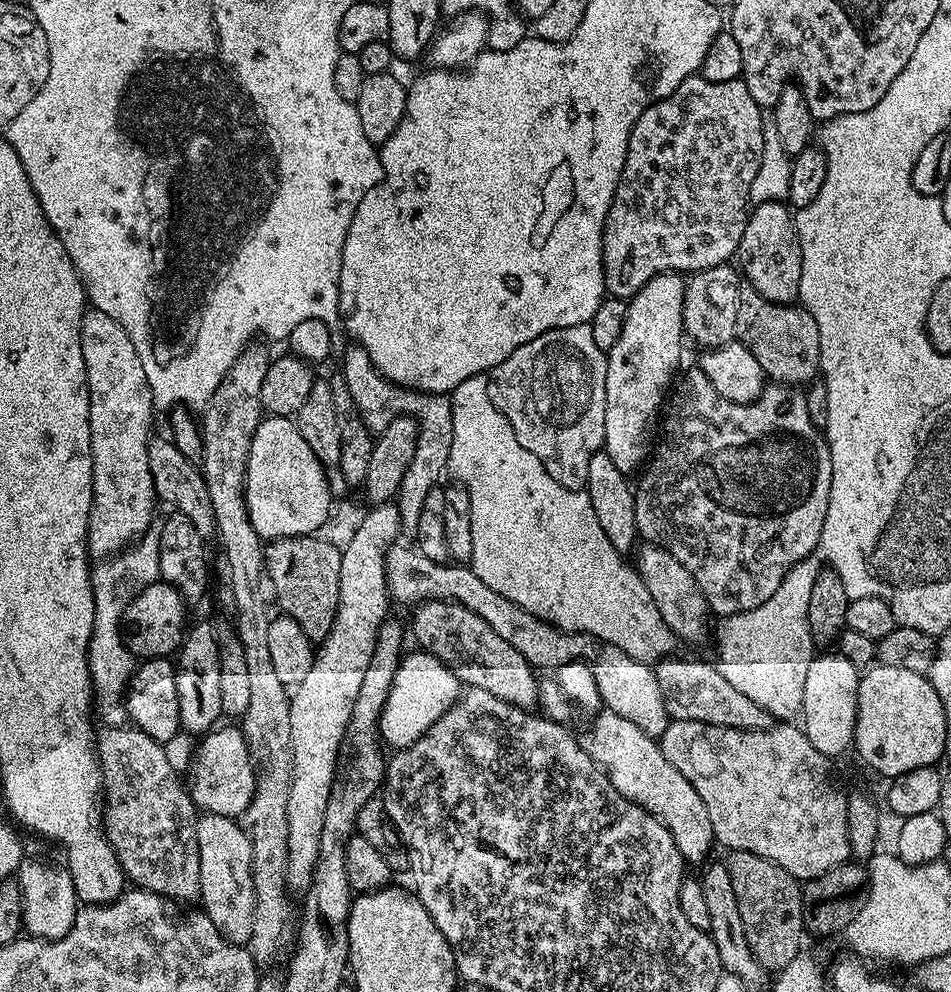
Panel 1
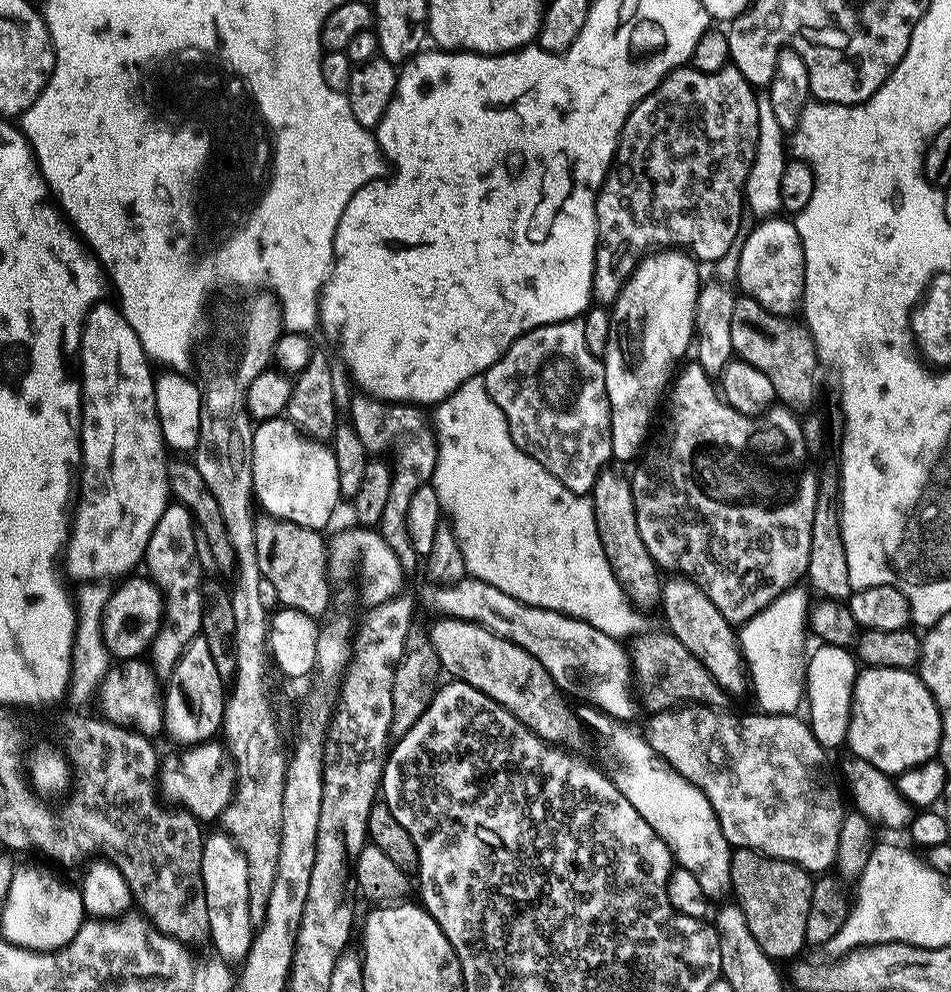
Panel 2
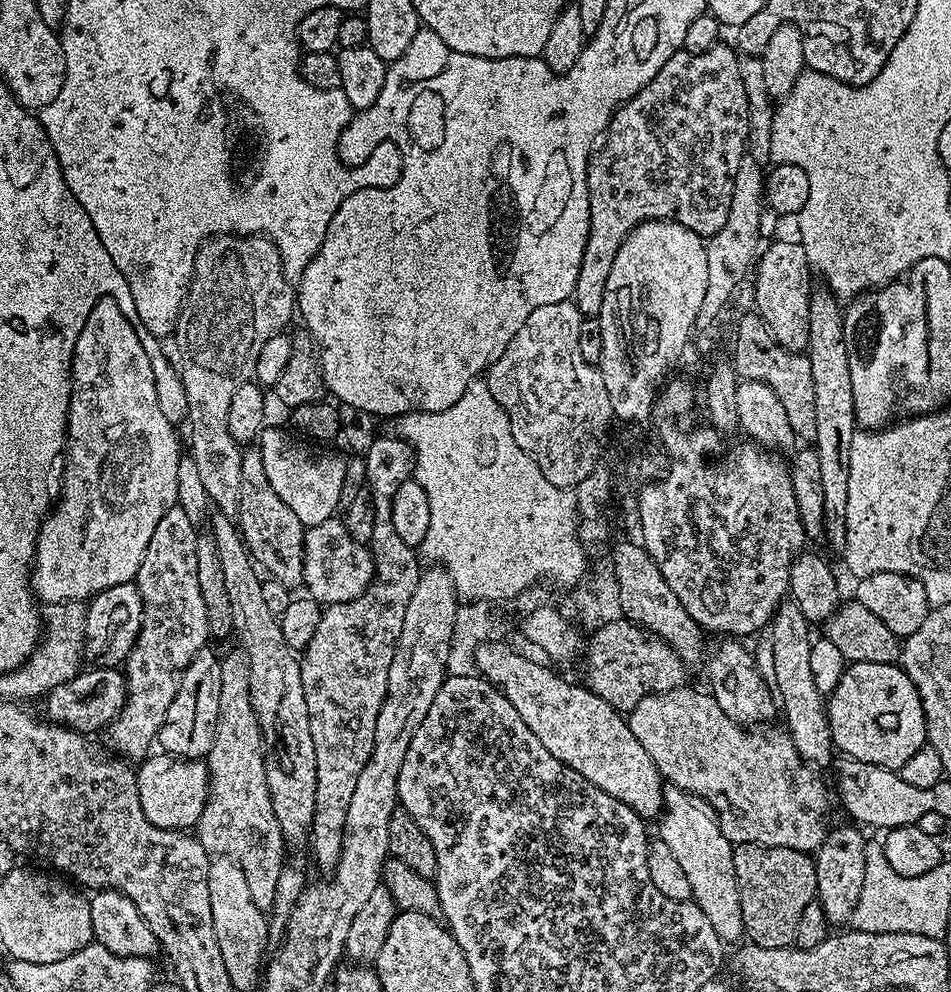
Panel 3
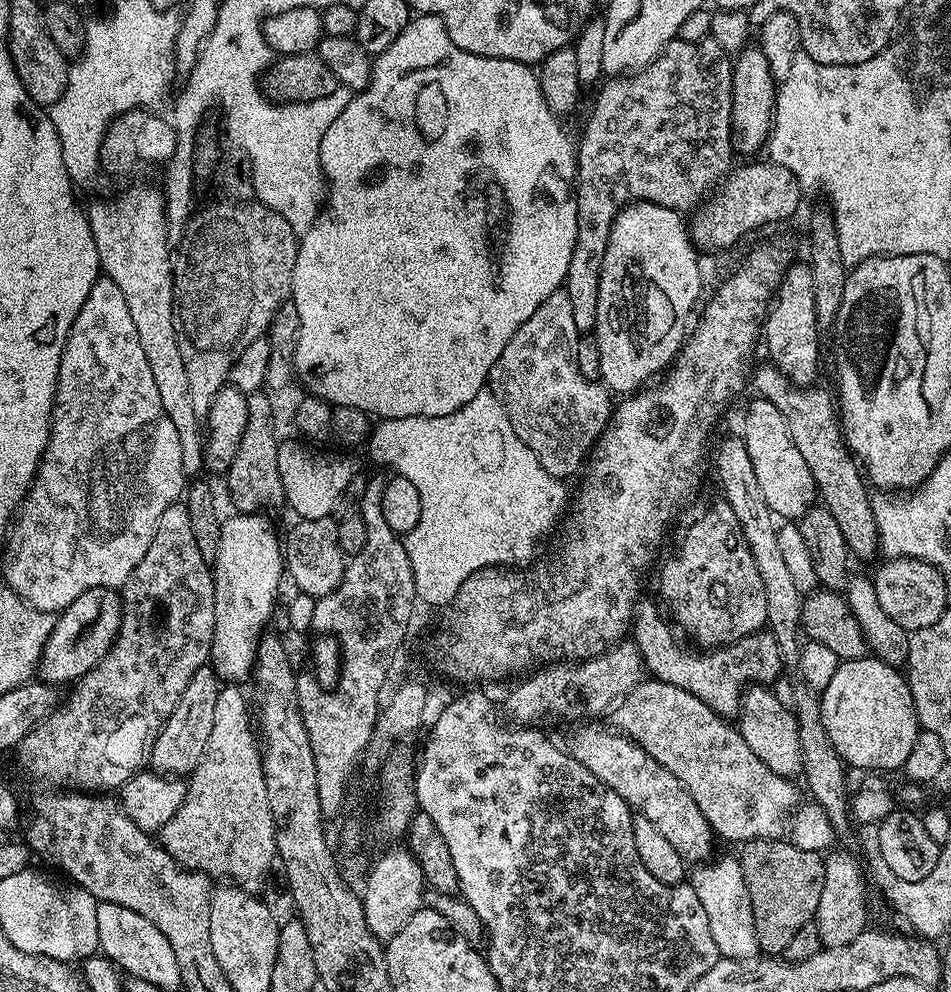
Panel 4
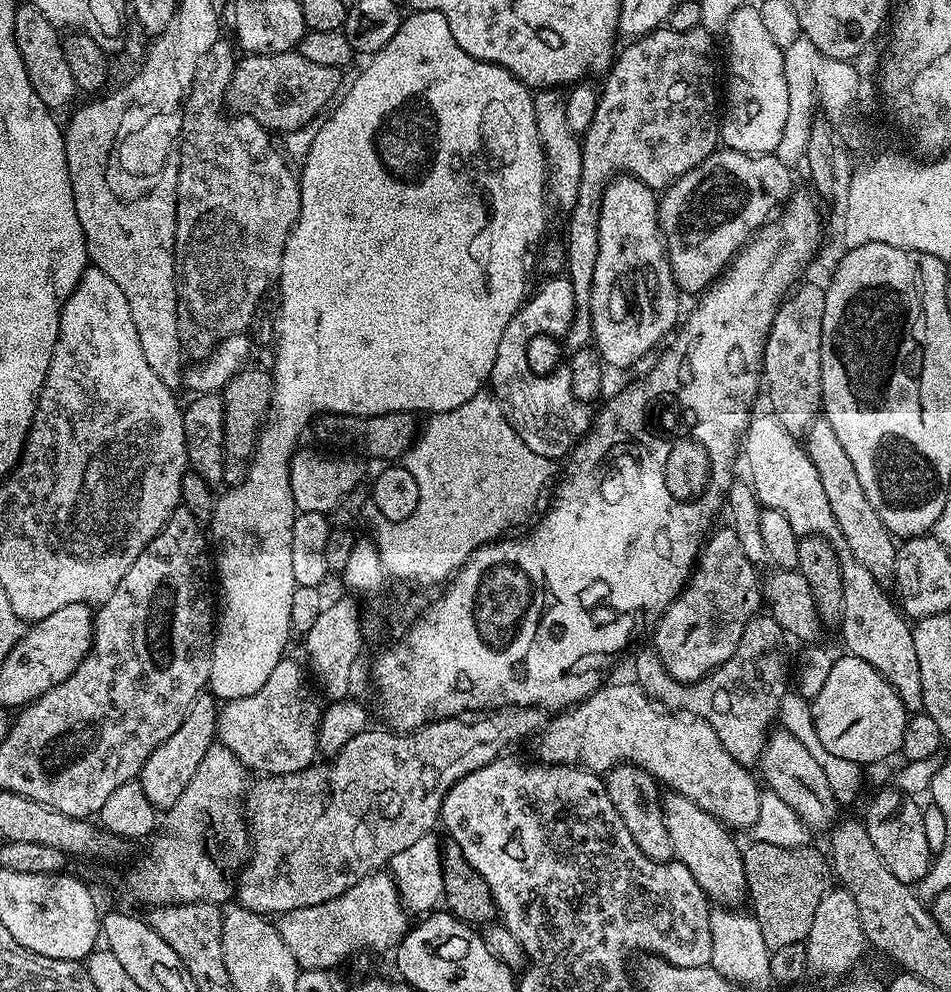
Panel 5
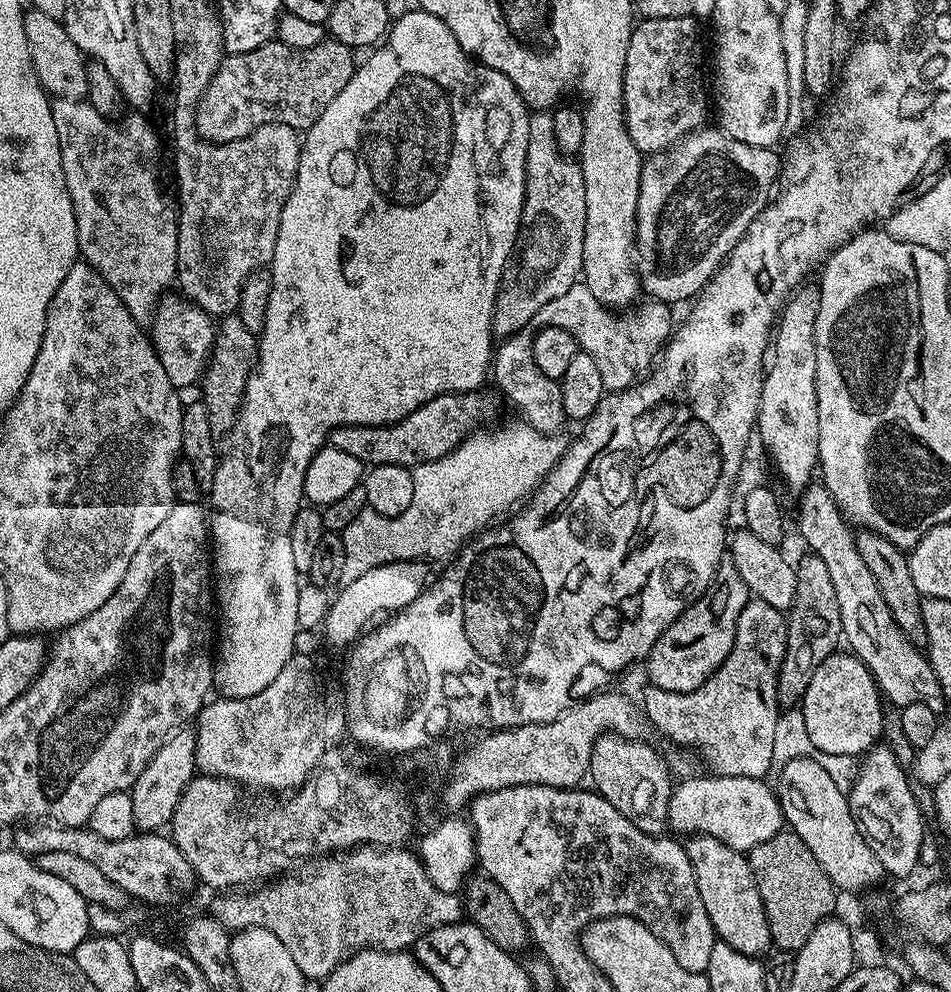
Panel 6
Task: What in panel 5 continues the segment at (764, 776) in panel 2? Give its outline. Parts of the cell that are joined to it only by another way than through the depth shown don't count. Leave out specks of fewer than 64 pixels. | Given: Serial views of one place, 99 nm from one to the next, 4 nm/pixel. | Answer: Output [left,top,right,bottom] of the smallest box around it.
[538,682,761,829]

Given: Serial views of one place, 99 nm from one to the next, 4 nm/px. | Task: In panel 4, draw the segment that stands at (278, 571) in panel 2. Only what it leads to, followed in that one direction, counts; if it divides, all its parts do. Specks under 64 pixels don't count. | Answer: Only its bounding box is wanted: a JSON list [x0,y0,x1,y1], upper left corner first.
[226,390,285,514]

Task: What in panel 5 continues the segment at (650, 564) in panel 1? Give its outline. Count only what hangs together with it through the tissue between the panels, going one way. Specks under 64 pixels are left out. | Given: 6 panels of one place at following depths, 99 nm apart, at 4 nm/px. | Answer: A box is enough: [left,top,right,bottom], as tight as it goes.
[758,726,837,830]

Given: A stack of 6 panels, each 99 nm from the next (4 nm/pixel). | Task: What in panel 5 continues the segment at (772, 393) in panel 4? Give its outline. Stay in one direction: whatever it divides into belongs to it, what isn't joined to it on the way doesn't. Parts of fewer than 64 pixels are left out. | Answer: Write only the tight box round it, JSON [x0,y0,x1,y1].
[802,418,897,581]

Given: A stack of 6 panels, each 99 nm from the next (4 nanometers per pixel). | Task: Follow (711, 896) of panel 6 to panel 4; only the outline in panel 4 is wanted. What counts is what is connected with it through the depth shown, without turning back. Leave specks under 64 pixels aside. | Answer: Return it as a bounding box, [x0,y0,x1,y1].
[572,722,714,861]

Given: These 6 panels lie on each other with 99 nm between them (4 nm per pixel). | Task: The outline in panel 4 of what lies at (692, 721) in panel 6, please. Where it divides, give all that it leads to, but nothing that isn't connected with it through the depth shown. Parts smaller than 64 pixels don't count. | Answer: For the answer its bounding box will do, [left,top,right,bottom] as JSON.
[630,599,786,717]

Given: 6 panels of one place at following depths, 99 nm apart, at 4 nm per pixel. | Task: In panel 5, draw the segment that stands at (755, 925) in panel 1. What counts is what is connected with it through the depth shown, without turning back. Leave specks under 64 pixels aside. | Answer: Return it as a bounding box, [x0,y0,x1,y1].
[743,840,834,950]

